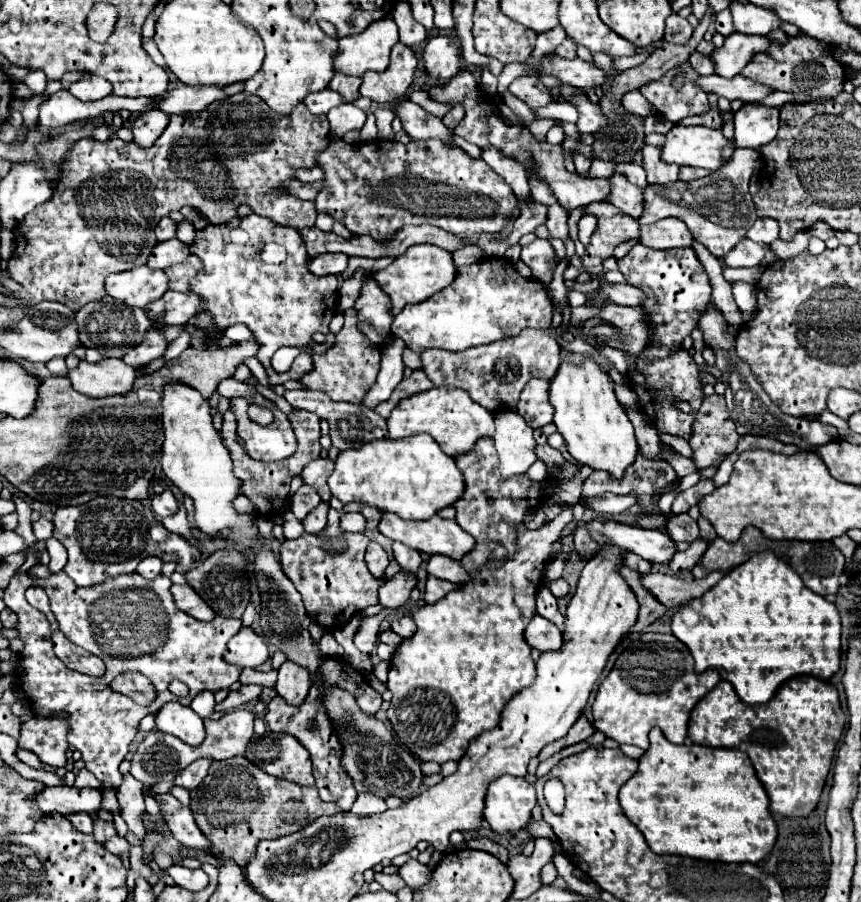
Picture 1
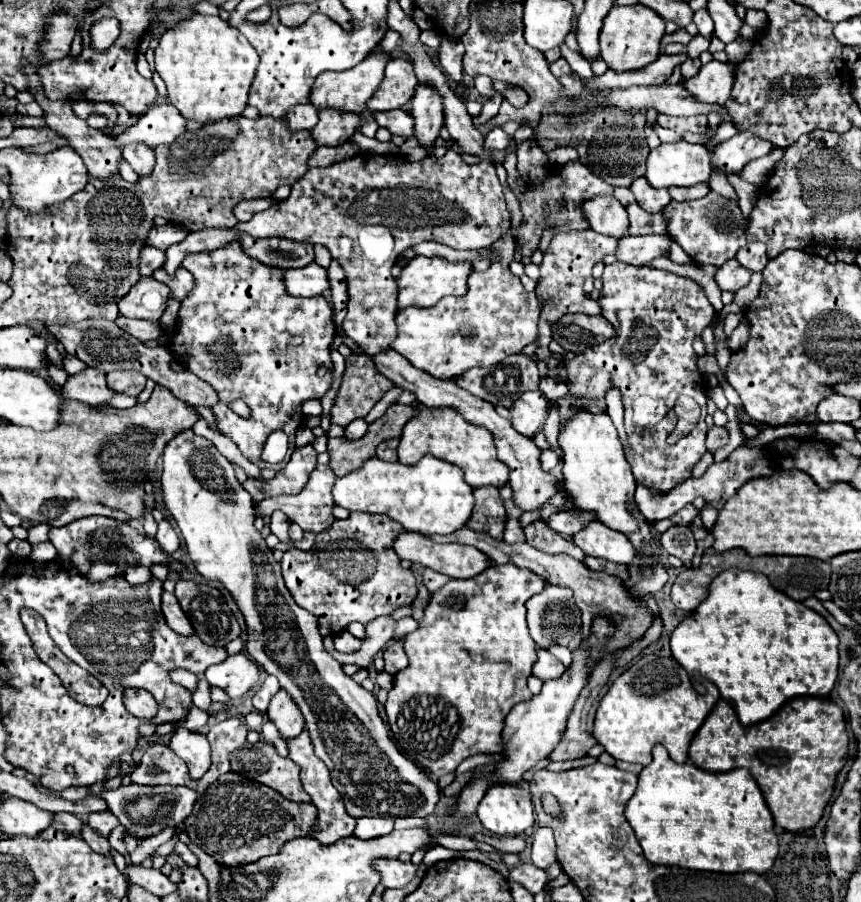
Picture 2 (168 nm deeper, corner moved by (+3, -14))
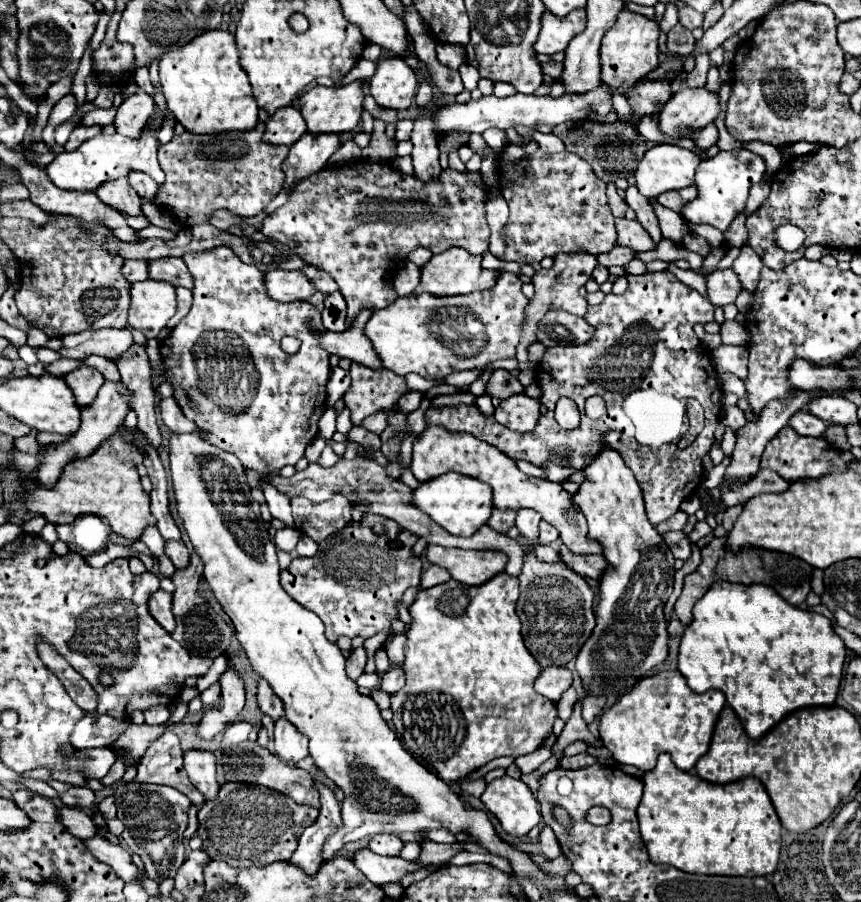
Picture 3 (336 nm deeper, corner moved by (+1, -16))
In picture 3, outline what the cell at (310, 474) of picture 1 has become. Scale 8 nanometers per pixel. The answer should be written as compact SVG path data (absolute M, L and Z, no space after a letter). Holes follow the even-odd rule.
M335 496L329 502L309 502L305 498L291 500L293 506L293 518L297 524L297 530L311 536L315 542L325 540L327 536L339 532L351 522L351 502L343 496Z

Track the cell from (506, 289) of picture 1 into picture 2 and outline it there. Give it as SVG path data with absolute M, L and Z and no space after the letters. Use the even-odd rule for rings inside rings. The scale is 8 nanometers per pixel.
M509 232L503 234L495 248L503 258L493 262L485 272L473 272L467 282L467 294L459 298L447 296L431 308L409 306L401 310L397 314L399 336L391 348L405 356L415 368L429 372L435 378L453 378L475 366L495 366L537 340L541 304L537 294L525 292L519 278L509 270L515 252L513 236Z

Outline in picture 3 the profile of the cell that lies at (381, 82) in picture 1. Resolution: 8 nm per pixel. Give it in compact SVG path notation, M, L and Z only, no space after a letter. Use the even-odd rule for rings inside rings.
M383 58L369 80L371 96L383 108L407 110L417 94L417 76L401 58Z

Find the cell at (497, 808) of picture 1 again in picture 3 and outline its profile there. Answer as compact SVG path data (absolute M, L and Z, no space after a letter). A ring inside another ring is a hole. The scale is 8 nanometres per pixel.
M507 774L487 784L481 800L511 836L525 836L541 822L539 802L535 800L533 792L523 780L515 780Z

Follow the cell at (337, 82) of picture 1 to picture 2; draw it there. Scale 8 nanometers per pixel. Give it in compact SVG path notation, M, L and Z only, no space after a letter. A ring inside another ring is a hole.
M325 108L319 112L319 122L311 134L315 134L315 142L319 142L319 146L339 146L359 128L359 122L361 118L357 112Z

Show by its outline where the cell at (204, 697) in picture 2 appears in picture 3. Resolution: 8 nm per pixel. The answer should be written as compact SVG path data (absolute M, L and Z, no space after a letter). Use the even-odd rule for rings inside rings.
M215 682L213 686L209 686L209 688L201 694L201 700L203 700L205 708L213 708L213 706L217 704L217 700L219 700L219 694L221 694L221 686L219 686L219 682Z

